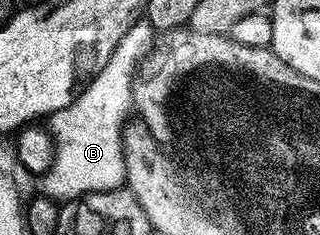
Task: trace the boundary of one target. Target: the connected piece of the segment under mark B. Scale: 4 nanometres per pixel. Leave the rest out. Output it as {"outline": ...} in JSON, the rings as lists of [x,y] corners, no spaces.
{"outline":[[[142,17],[133,23],[116,46],[107,65],[92,77],[73,103],[50,116],[49,131],[56,144],[55,160],[44,174],[42,192],[59,203],[81,198],[91,192],[116,191],[125,184],[126,165],[123,128],[132,114],[133,80],[140,63],[156,48],[157,32]]]}

